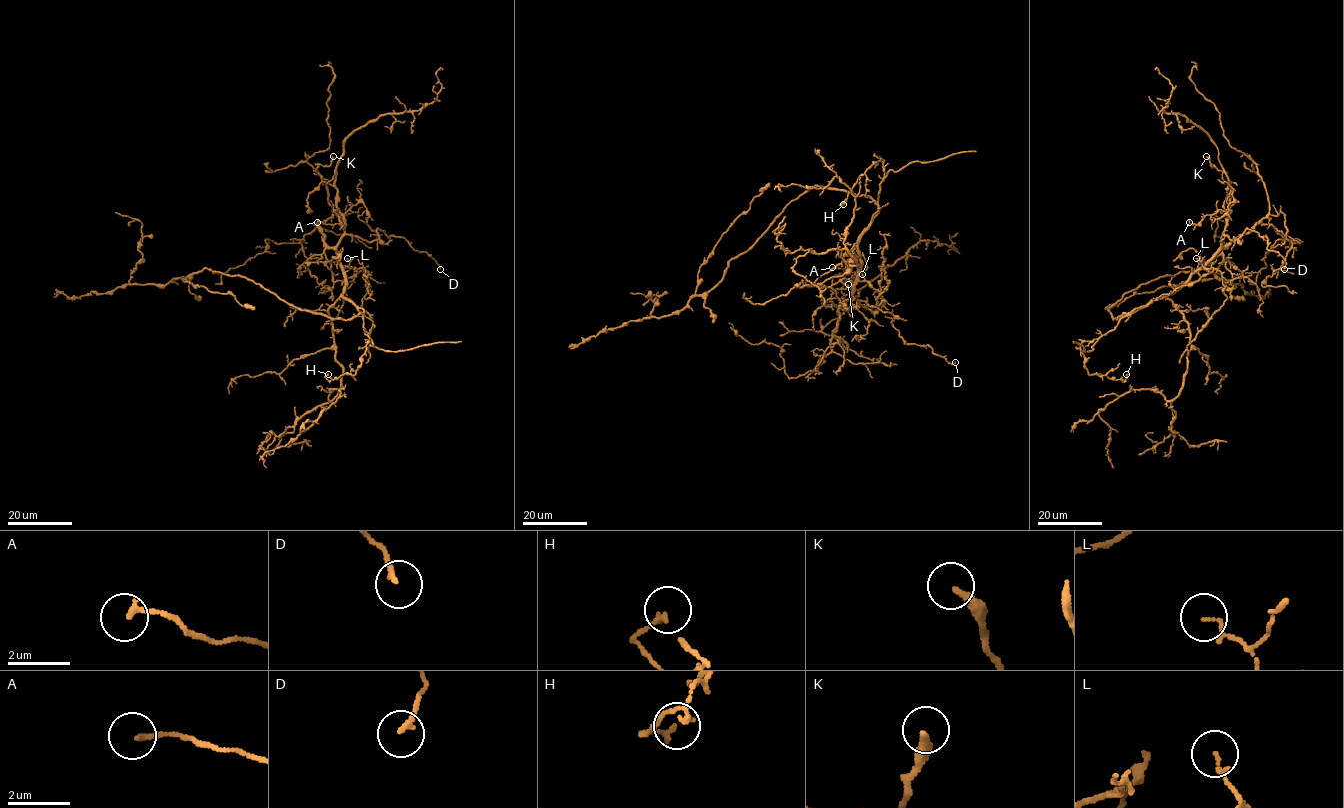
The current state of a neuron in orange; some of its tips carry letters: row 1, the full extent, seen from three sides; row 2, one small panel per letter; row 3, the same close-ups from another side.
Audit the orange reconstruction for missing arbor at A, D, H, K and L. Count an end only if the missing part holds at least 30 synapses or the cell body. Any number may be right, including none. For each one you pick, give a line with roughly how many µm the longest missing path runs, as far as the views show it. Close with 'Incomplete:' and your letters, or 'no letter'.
Incomplete: no letter

